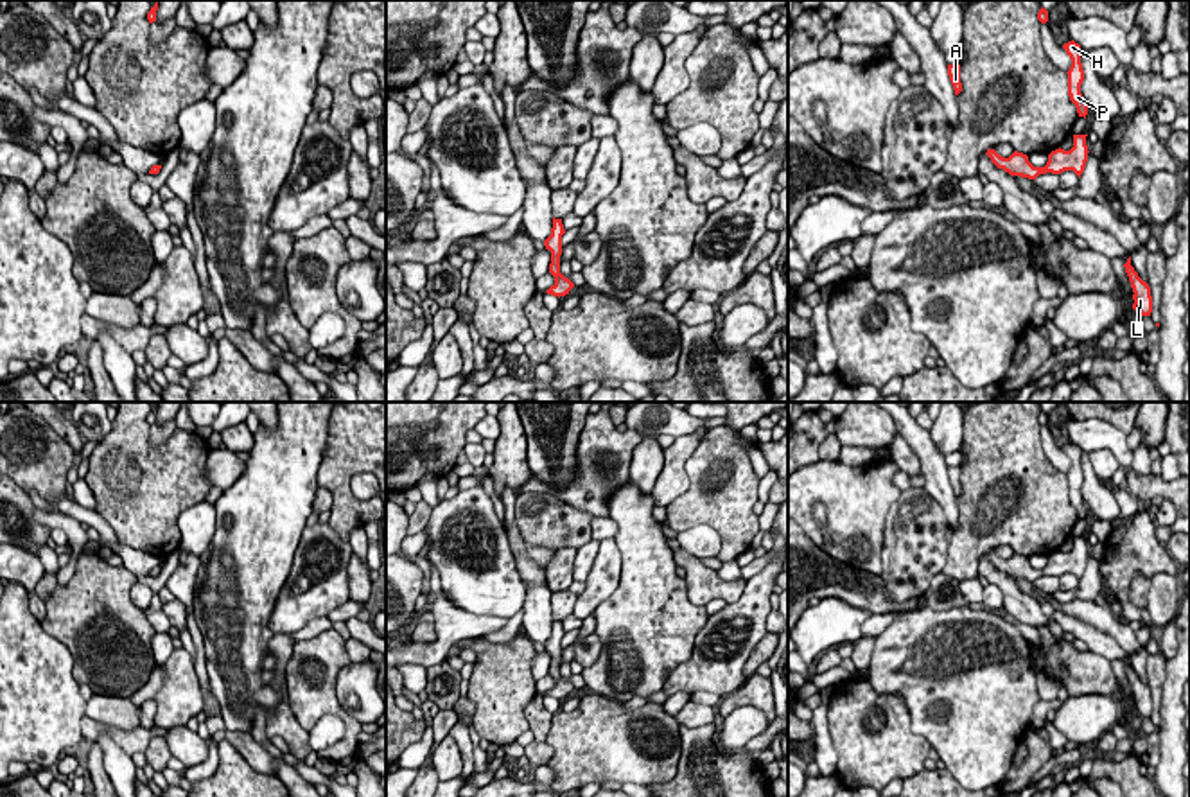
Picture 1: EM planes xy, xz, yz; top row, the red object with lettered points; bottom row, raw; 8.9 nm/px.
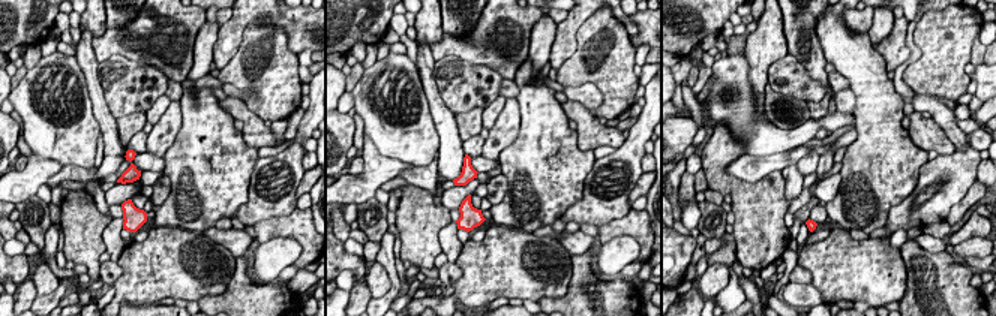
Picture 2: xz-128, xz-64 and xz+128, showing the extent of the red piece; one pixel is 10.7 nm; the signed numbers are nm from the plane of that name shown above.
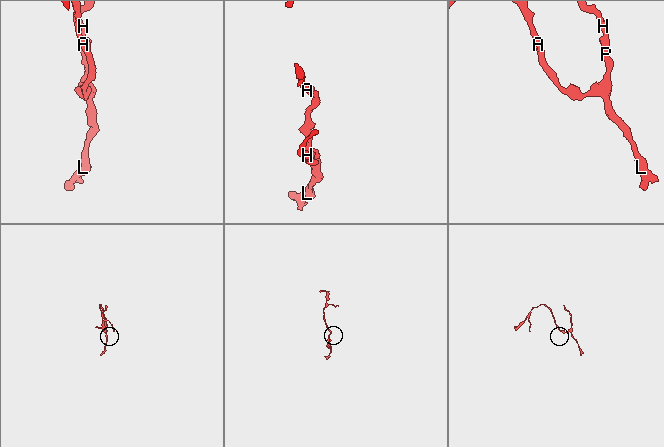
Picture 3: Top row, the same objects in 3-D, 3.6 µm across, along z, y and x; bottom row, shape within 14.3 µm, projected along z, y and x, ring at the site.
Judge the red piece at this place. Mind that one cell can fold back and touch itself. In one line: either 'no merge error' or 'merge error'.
merge error

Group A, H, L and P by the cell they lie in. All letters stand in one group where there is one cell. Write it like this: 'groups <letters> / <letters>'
groups A / H L P

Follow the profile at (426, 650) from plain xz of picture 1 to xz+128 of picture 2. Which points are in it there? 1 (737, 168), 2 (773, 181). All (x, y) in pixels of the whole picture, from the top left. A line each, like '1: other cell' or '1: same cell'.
1: same cell
2: other cell

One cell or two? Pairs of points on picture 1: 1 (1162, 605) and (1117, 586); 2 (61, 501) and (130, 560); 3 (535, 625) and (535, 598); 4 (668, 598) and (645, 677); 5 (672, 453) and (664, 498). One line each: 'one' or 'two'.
1: two
2: one
3: one
4: one
5: one

